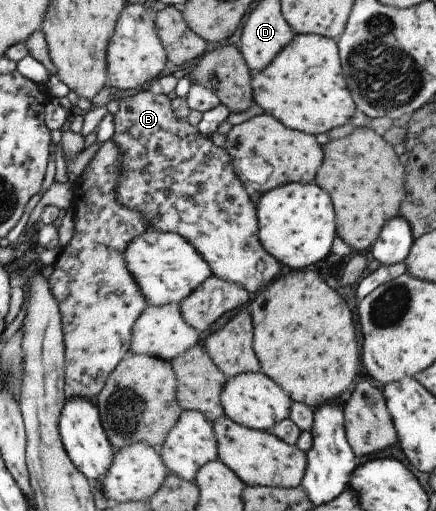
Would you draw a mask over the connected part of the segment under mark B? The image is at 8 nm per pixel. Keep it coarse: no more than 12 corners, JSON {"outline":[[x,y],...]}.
{"outline":[[151,88],[109,138],[115,198],[247,290],[282,266],[228,153]]}

